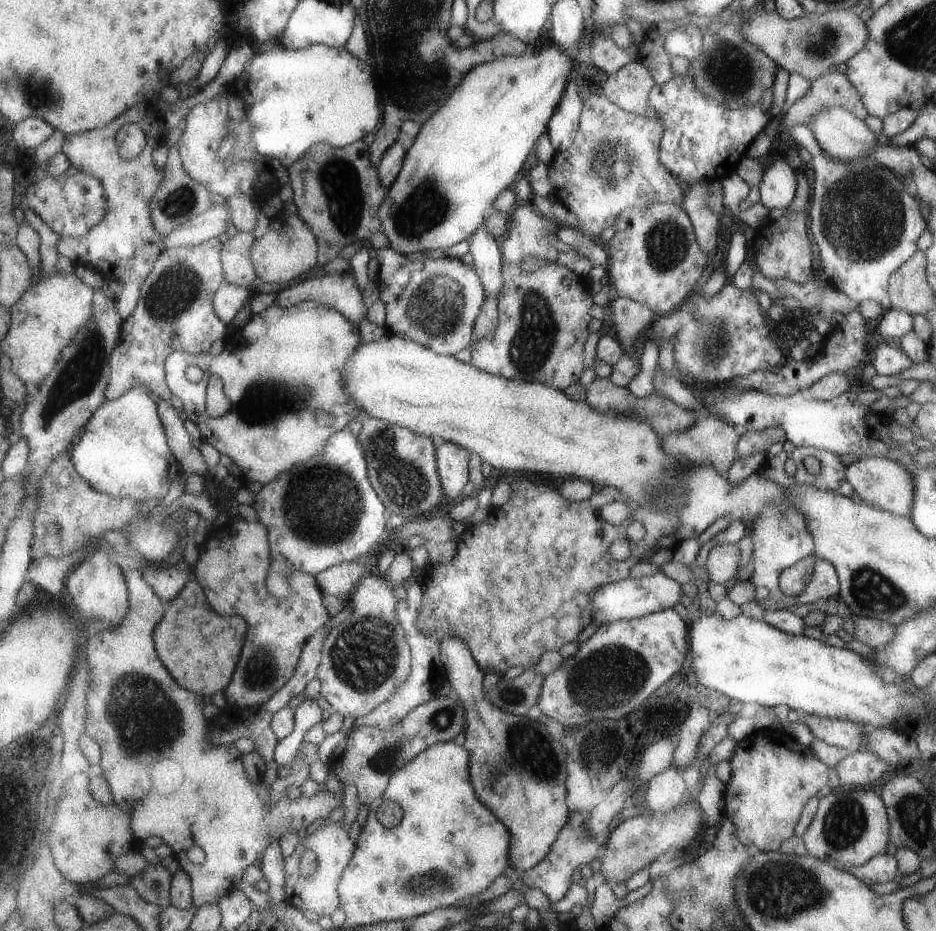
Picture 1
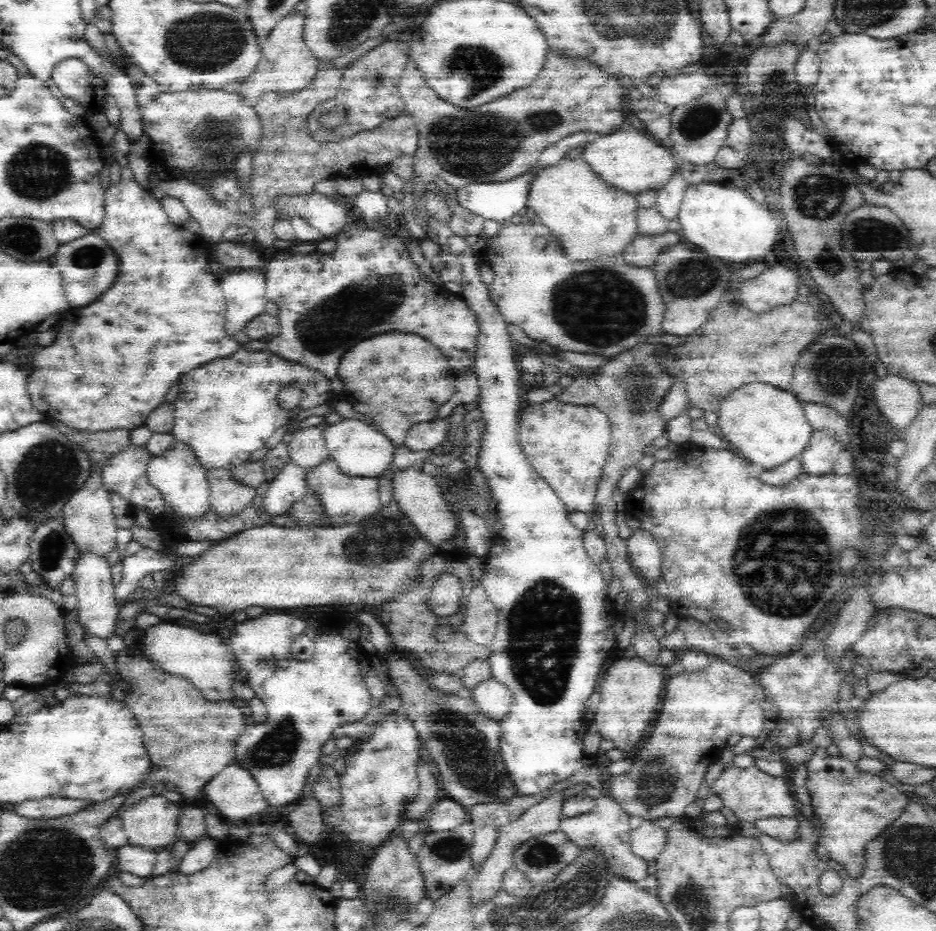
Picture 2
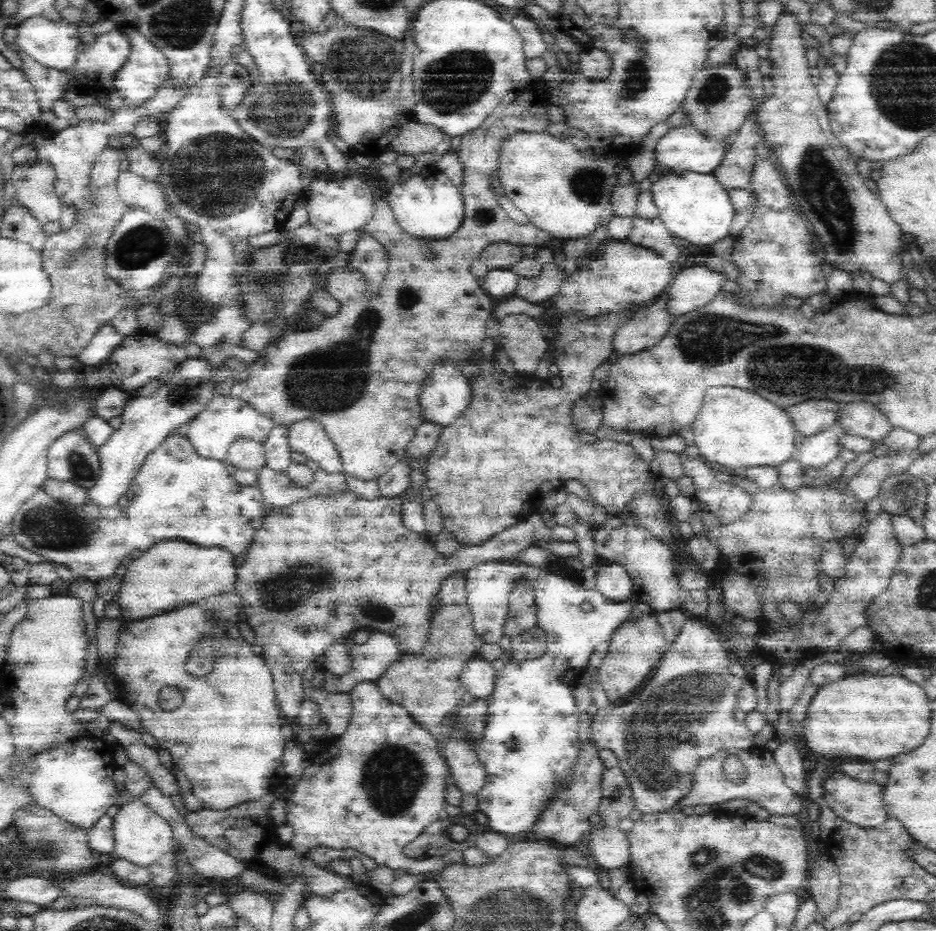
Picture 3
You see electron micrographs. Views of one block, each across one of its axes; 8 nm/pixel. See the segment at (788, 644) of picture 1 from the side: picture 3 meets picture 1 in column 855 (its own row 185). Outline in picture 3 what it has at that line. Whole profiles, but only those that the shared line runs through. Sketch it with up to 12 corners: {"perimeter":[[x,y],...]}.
{"perimeter":[[712,174],[646,184],[672,238],[732,236],[730,192]]}

